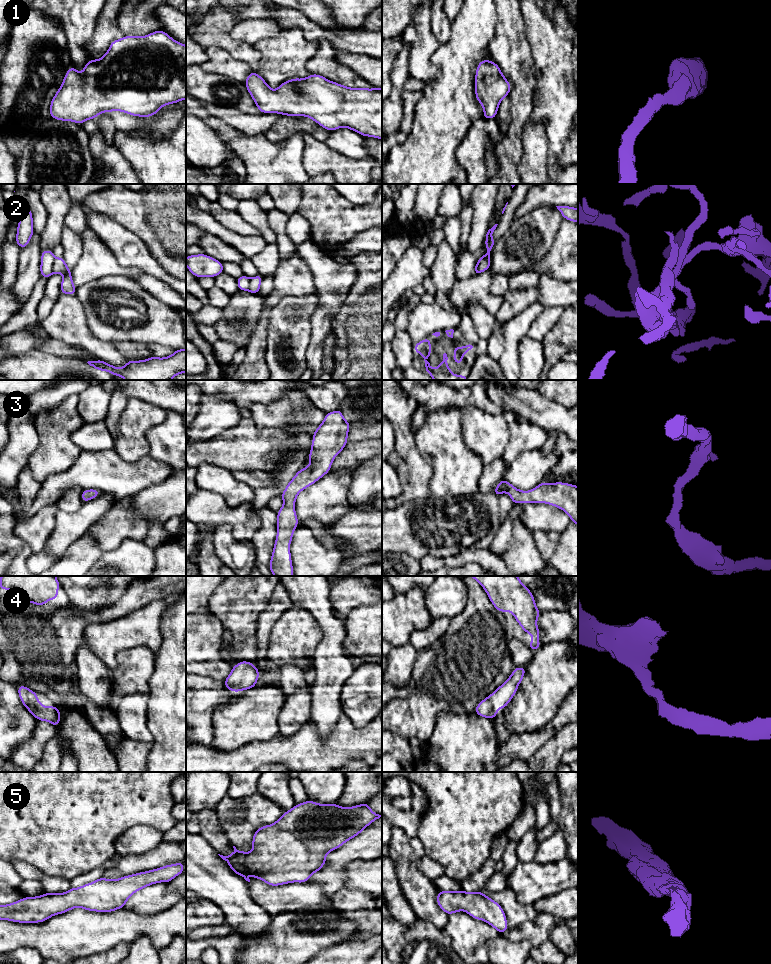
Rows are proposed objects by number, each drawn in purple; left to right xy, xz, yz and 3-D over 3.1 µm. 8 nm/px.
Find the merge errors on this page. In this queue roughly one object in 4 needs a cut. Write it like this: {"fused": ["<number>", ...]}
{"fused": ["2"]}

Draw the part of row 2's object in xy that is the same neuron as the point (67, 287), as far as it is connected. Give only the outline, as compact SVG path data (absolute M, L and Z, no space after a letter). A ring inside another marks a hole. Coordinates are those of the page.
M64 257L55 258L53 265L54 273L62 273L63 279L60 285L60 293L64 293L67 295L76 295L76 287L73 284L71 270L66 265Z

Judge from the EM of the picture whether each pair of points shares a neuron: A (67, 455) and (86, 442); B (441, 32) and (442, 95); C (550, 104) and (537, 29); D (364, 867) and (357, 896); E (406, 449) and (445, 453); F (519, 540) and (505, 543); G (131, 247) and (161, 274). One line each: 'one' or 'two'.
A: two
B: two
C: one
D: two
E: two
F: two
G: one

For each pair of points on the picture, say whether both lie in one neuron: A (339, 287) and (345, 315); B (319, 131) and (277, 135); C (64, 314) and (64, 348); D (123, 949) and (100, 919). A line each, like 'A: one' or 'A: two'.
A: two
B: one
C: two
D: two

